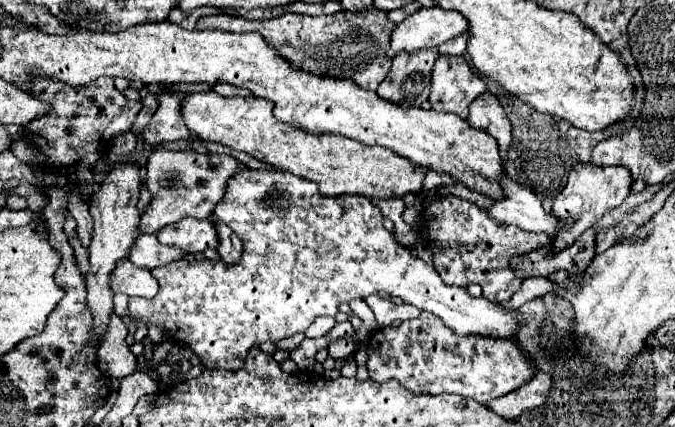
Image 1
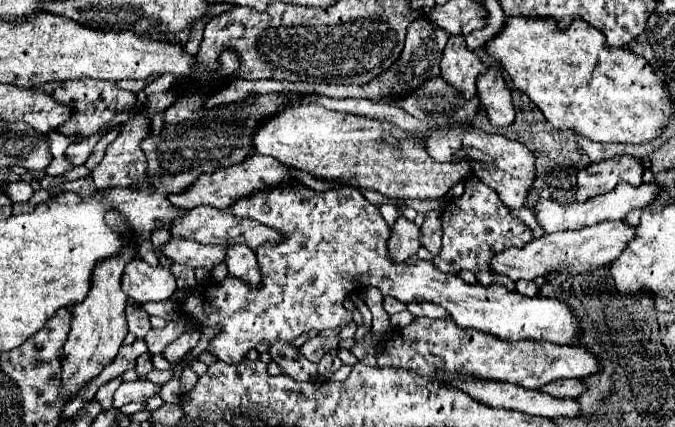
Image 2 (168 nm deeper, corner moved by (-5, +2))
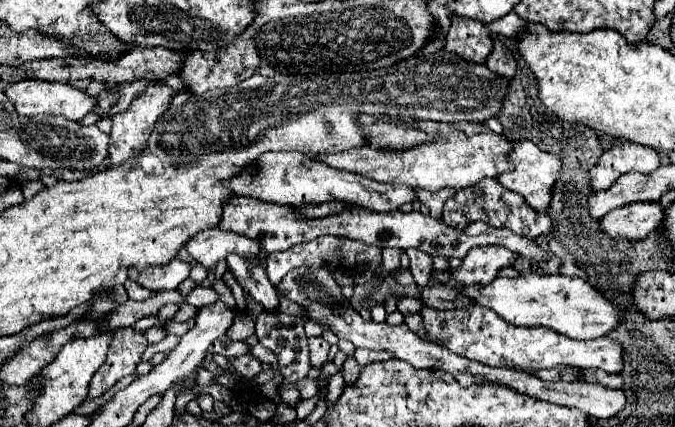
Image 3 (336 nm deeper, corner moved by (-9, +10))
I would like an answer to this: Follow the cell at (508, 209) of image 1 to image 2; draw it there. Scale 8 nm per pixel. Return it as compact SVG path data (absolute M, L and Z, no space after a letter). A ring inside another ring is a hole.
M621 183L617 185L613 191L605 193L605 195L597 195L591 197L585 203L573 203L573 205L561 205L555 201L547 201L541 199L537 201L537 221L539 225L545 229L545 233L557 233L557 231L573 231L573 229L583 229L583 227L591 227L597 225L601 221L613 221L613 219L625 219L625 215L633 209L643 209L647 205L651 205L659 195L659 185L657 183L643 183L639 187L633 187L629 183Z

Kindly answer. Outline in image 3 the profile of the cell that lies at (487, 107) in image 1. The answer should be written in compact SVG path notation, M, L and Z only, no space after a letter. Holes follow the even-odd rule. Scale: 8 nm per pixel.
M499 39L493 41L493 51L489 53L485 65L487 65L493 73L497 73L497 75L501 75L501 77L507 77L507 79L513 79L515 69L517 69L517 63L515 63L513 55L503 47L503 43L501 43Z

